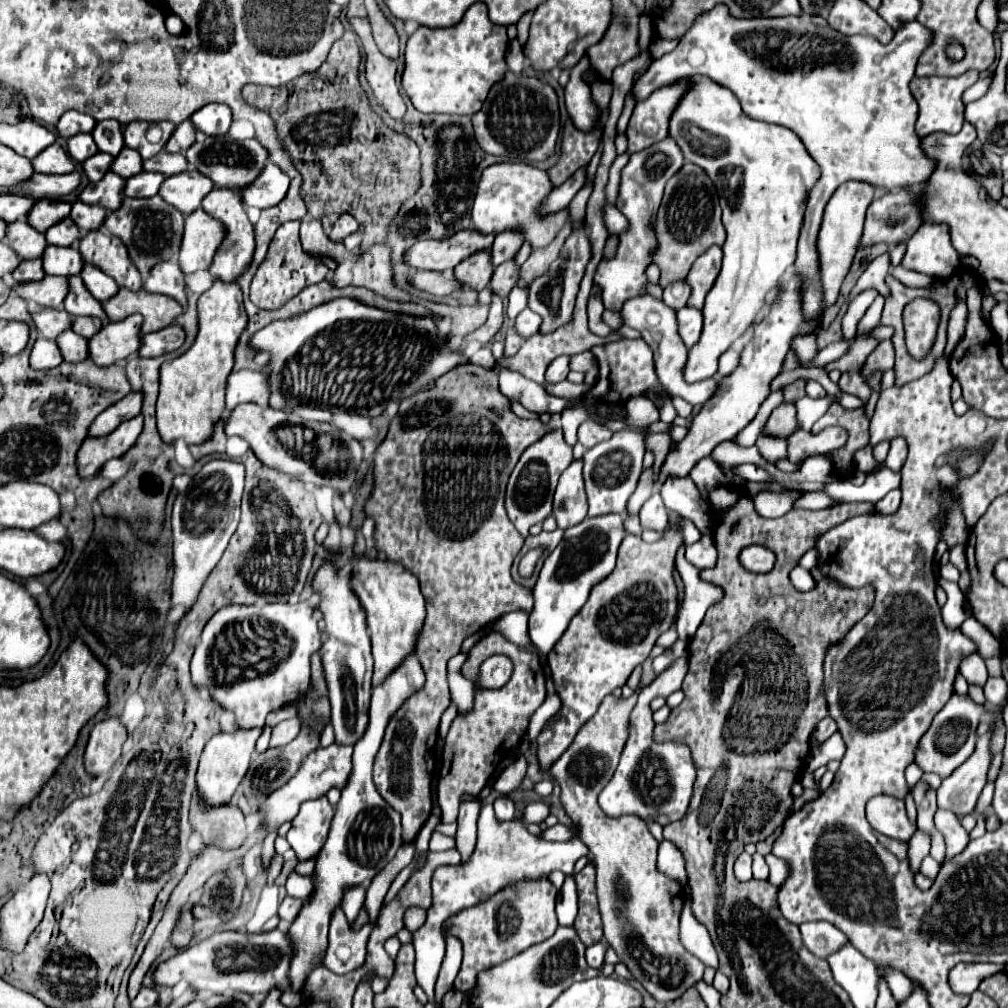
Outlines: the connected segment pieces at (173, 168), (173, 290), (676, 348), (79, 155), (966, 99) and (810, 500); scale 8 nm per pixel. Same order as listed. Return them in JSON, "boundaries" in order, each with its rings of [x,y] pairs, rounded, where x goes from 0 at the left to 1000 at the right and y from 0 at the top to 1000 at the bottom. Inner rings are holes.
{"boundaries":[[[[160,149],[160,153],[156,153],[154,157],[144,159],[142,167],[148,171],[160,171],[164,175],[172,175],[172,173],[184,171],[188,167],[188,163],[184,161],[182,153],[170,153],[166,149]]],[[[162,260],[156,262],[148,274],[144,276],[142,286],[146,290],[154,290],[154,292],[164,292],[174,296],[182,306],[186,300],[186,282],[184,282],[184,272],[180,270],[176,260]]],[[[636,294],[636,296],[626,296],[624,300],[620,300],[616,313],[620,317],[622,323],[632,325],[638,331],[638,337],[648,345],[650,349],[650,363],[652,363],[652,373],[656,377],[656,381],[662,383],[662,387],[668,393],[676,393],[678,397],[682,397],[688,403],[693,403],[697,399],[701,399],[701,395],[705,395],[711,387],[712,379],[710,374],[705,374],[696,378],[697,383],[688,383],[682,381],[678,375],[678,365],[680,365],[680,341],[676,339],[676,333],[672,331],[672,310],[668,306],[664,306],[658,298],[648,296],[648,294]]],[[[76,133],[74,137],[68,137],[68,153],[72,155],[72,159],[84,161],[86,157],[90,157],[96,151],[98,149],[96,149],[90,133]]],[[[979,75],[979,77],[973,77],[969,83],[965,83],[961,89],[957,89],[957,95],[955,95],[955,103],[961,103],[969,97],[973,97],[977,91],[979,91],[979,85],[983,83],[985,75]]],[[[807,488],[807,490],[799,490],[789,504],[803,504],[803,506],[814,506],[814,504],[822,504],[822,502],[830,502],[832,498],[828,494],[824,494],[820,488]]]]}

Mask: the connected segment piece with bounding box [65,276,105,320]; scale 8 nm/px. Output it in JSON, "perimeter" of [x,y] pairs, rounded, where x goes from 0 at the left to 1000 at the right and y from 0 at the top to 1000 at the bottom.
{"perimeter":[[[70,274],[68,282],[70,282],[70,286],[64,296],[64,308],[70,313],[96,313],[96,315],[104,317],[104,310],[100,308],[100,300],[96,300],[88,292],[82,278],[78,274]]]}

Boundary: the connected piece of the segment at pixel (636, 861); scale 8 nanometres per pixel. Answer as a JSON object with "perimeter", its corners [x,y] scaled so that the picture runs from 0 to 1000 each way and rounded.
{"perimeter":[[[632,683],[632,687],[630,687],[626,692],[622,692],[622,694],[620,694],[620,692],[610,694],[608,690],[602,690],[602,692],[598,694],[598,698],[594,700],[592,708],[590,708],[584,716],[580,716],[580,720],[576,720],[576,724],[572,726],[572,730],[570,730],[570,734],[568,734],[568,740],[564,740],[564,744],[561,744],[561,748],[555,750],[555,754],[547,760],[545,766],[547,766],[547,770],[549,770],[549,772],[555,776],[555,780],[557,780],[557,796],[559,796],[559,800],[561,800],[561,806],[563,806],[564,812],[572,817],[574,827],[576,827],[576,833],[578,833],[578,837],[584,841],[584,845],[586,845],[586,849],[588,849],[588,857],[590,857],[590,861],[592,861],[592,889],[594,889],[594,903],[596,903],[596,911],[598,911],[600,933],[602,933],[604,938],[612,944],[612,948],[616,950],[616,954],[620,954],[620,958],[626,962],[628,970],[630,970],[632,974],[636,974],[638,980],[640,980],[650,992],[654,992],[654,994],[668,994],[668,992],[672,992],[682,980],[689,978],[689,976],[697,970],[697,962],[699,962],[697,954],[695,954],[691,948],[684,946],[684,944],[676,938],[676,933],[674,933],[674,907],[676,907],[676,901],[678,901],[676,879],[674,879],[670,873],[664,873],[662,869],[658,869],[656,865],[652,865],[652,859],[650,859],[650,857],[652,857],[652,833],[648,831],[648,827],[644,825],[642,817],[640,817],[636,812],[632,812],[632,810],[614,810],[614,812],[606,812],[606,810],[602,810],[602,808],[592,800],[592,788],[598,784],[600,776],[604,776],[604,772],[608,770],[608,766],[610,766],[610,762],[612,762],[612,758],[614,758],[614,750],[616,750],[618,740],[620,740],[620,732],[624,730],[624,708],[626,708],[626,704],[628,704],[628,700],[630,700],[630,696],[632,696],[632,688],[634,688],[634,683]]]}

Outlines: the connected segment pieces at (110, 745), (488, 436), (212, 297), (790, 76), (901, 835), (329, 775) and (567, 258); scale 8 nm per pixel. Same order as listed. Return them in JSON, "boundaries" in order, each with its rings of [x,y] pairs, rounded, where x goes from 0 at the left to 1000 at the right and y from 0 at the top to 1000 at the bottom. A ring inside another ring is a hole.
{"boundaries":[[[[106,712],[96,716],[90,724],[84,744],[84,762],[90,768],[106,766],[120,750],[120,742],[128,732],[126,722],[118,712]]],[[[457,361],[453,365],[449,365],[447,369],[443,369],[439,375],[434,377],[434,383],[426,389],[416,389],[410,395],[404,395],[398,399],[398,405],[394,409],[394,413],[390,415],[388,423],[386,423],[386,431],[380,437],[380,440],[374,444],[372,448],[372,484],[368,488],[368,494],[364,496],[364,510],[372,516],[374,528],[372,528],[372,540],[374,546],[382,546],[382,550],[386,552],[386,556],[398,558],[400,562],[404,562],[418,577],[418,589],[422,591],[422,599],[424,599],[424,613],[420,617],[418,629],[414,631],[414,641],[412,641],[412,651],[416,653],[420,665],[422,665],[422,681],[418,685],[414,685],[414,688],[408,688],[406,694],[402,694],[398,698],[398,704],[394,704],[394,708],[390,708],[390,712],[386,714],[386,720],[382,724],[382,732],[378,736],[378,742],[374,746],[372,758],[370,758],[370,766],[372,766],[372,780],[374,786],[382,792],[382,796],[386,796],[400,812],[400,835],[408,835],[412,833],[414,825],[418,823],[418,819],[422,817],[422,813],[428,808],[428,768],[432,762],[432,756],[426,758],[422,754],[422,750],[430,752],[430,744],[434,738],[434,724],[436,724],[436,716],[439,706],[447,700],[447,692],[445,692],[445,681],[443,681],[443,657],[447,651],[451,651],[453,647],[457,647],[457,639],[463,631],[467,631],[469,627],[473,627],[475,623],[483,621],[485,617],[493,615],[493,611],[499,611],[503,607],[509,605],[523,605],[527,607],[529,603],[529,585],[521,583],[517,579],[513,579],[507,573],[507,560],[511,556],[511,552],[515,550],[517,542],[519,542],[519,532],[513,528],[513,524],[505,518],[501,502],[499,502],[499,494],[501,494],[501,482],[503,482],[503,474],[509,468],[517,448],[527,442],[529,438],[533,438],[535,435],[539,435],[545,427],[549,427],[545,421],[539,421],[537,417],[519,417],[515,413],[509,411],[507,407],[507,399],[495,389],[495,367],[493,365],[477,365],[471,361]]],[[[213,280],[209,288],[197,294],[197,331],[193,341],[176,357],[160,363],[160,387],[156,397],[156,427],[164,440],[182,437],[184,440],[201,440],[209,437],[211,423],[223,407],[223,379],[231,365],[231,347],[237,331],[245,323],[239,286],[235,280]]],[[[713,4],[705,12],[695,14],[672,48],[650,60],[628,85],[628,93],[634,101],[668,79],[695,73],[723,87],[733,97],[741,115],[761,123],[779,125],[795,137],[801,151],[814,167],[814,177],[801,198],[789,258],[791,272],[799,276],[797,302],[801,313],[811,313],[814,308],[813,254],[809,238],[816,206],[830,185],[850,179],[878,188],[886,188],[888,185],[902,187],[920,181],[930,165],[930,159],[922,157],[912,143],[914,139],[908,131],[910,101],[902,89],[910,60],[918,46],[922,46],[922,38],[924,32],[912,22],[892,26],[882,44],[874,44],[870,38],[836,36],[828,30],[809,28],[805,22],[789,16],[777,18],[777,26],[771,30],[771,18],[727,18],[721,8]],[[809,32],[826,40],[828,46],[834,46],[834,58],[828,56],[822,63],[799,65],[797,69],[767,67],[759,60],[773,58],[773,48],[783,38],[793,40],[795,36]]],[[[866,790],[860,796],[860,813],[872,827],[894,835],[902,835],[910,823],[900,812],[898,796],[886,790]]],[[[330,738],[330,740],[326,740],[326,742],[314,742],[313,746],[309,746],[309,748],[303,752],[303,756],[301,756],[301,760],[297,762],[297,766],[295,766],[283,780],[279,780],[277,784],[273,784],[273,786],[267,790],[265,798],[261,800],[259,808],[261,808],[261,813],[263,813],[263,817],[265,817],[265,825],[271,825],[271,823],[275,823],[281,815],[291,813],[293,808],[297,806],[297,800],[299,800],[301,796],[318,792],[318,790],[322,790],[328,782],[340,784],[342,778],[344,778],[344,774],[346,774],[348,762],[350,762],[350,758],[348,758],[348,748],[350,748],[350,740],[334,740],[334,738]]],[[[578,222],[576,226],[568,226],[568,230],[561,238],[553,258],[549,260],[549,264],[545,264],[545,272],[539,272],[537,276],[531,276],[531,280],[525,282],[525,306],[539,315],[537,331],[549,329],[566,317],[570,294],[574,290],[574,280],[580,272],[580,264],[584,262],[586,254],[588,254],[586,238],[582,232],[582,222]]]]}

